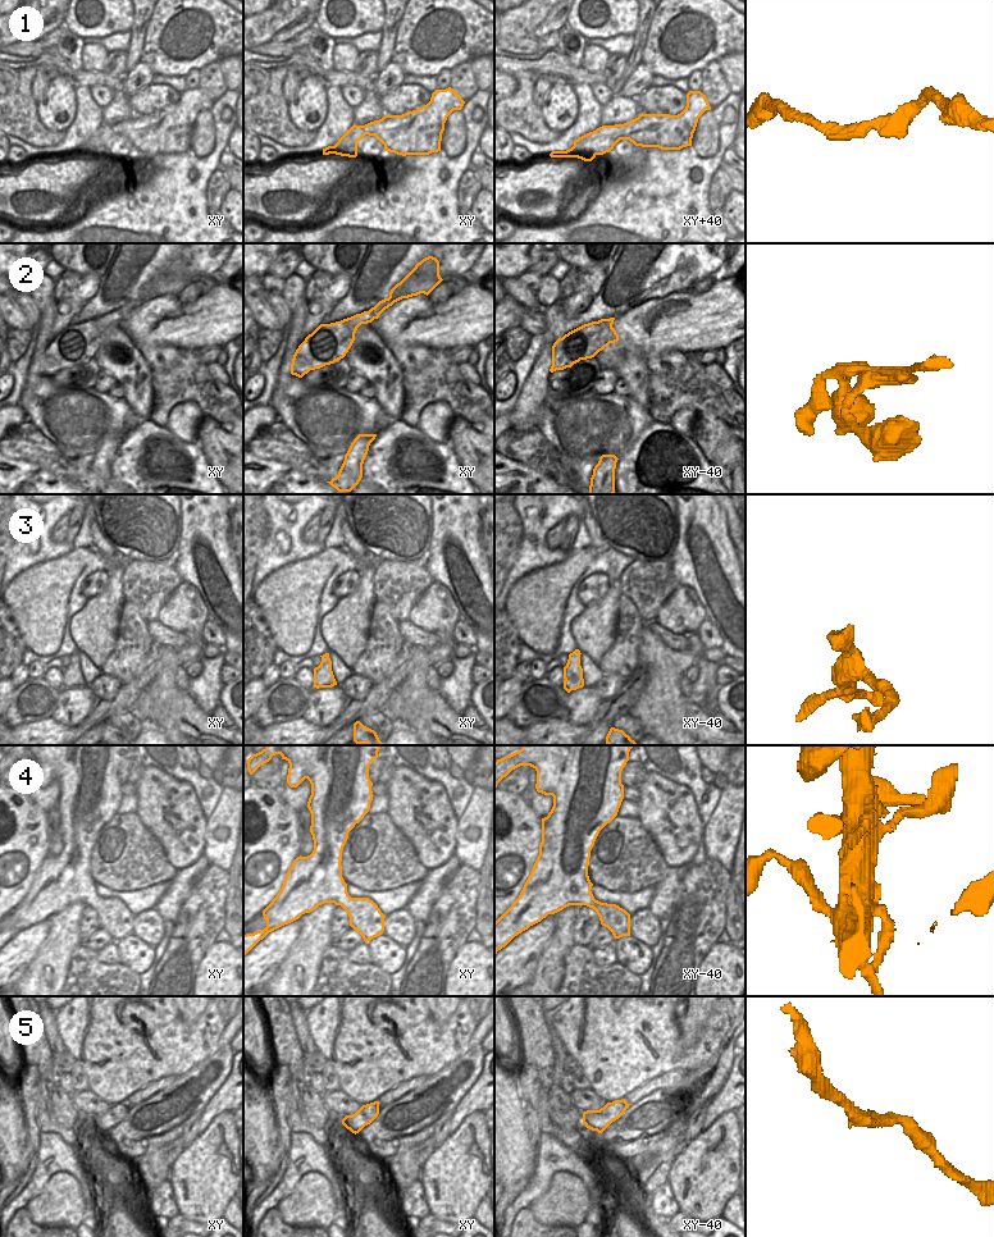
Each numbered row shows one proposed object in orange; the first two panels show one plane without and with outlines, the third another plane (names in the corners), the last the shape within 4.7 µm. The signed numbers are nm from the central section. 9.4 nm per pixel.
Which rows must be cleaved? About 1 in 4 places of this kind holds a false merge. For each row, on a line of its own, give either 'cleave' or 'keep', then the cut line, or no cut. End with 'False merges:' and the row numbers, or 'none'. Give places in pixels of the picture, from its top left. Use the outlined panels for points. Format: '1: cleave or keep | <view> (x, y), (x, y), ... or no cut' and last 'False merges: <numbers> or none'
1: keep | no cut
2: keep | no cut
3: keep | no cut
4: keep | no cut
5: keep | no cut
False merges: none

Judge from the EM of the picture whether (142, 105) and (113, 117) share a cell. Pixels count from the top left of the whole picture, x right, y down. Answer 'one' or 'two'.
two

